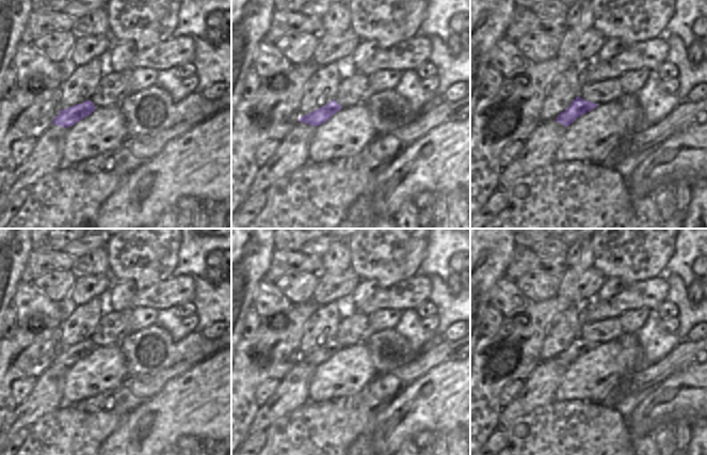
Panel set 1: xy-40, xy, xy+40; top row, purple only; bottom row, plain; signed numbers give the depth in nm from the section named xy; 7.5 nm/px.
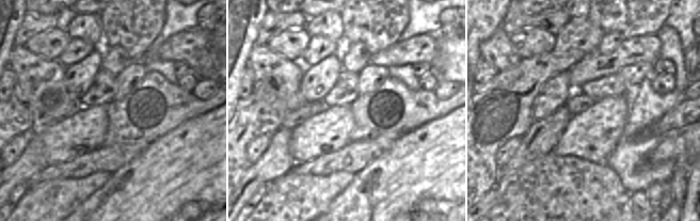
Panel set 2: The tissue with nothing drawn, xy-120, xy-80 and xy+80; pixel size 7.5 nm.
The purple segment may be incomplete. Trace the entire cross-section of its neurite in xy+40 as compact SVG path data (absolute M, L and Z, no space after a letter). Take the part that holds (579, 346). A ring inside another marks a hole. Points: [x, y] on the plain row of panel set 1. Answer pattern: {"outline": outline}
{"outline": "M578 335L572 341L566 349L559 354L559 356L557 357L557 361L567 366L572 362L574 362L579 356L590 351L596 346L597 343L588 341Z"}

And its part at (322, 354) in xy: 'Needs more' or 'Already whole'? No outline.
Already whole

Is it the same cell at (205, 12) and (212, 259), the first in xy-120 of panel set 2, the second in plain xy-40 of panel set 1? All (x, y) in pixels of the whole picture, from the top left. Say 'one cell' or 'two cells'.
one cell

